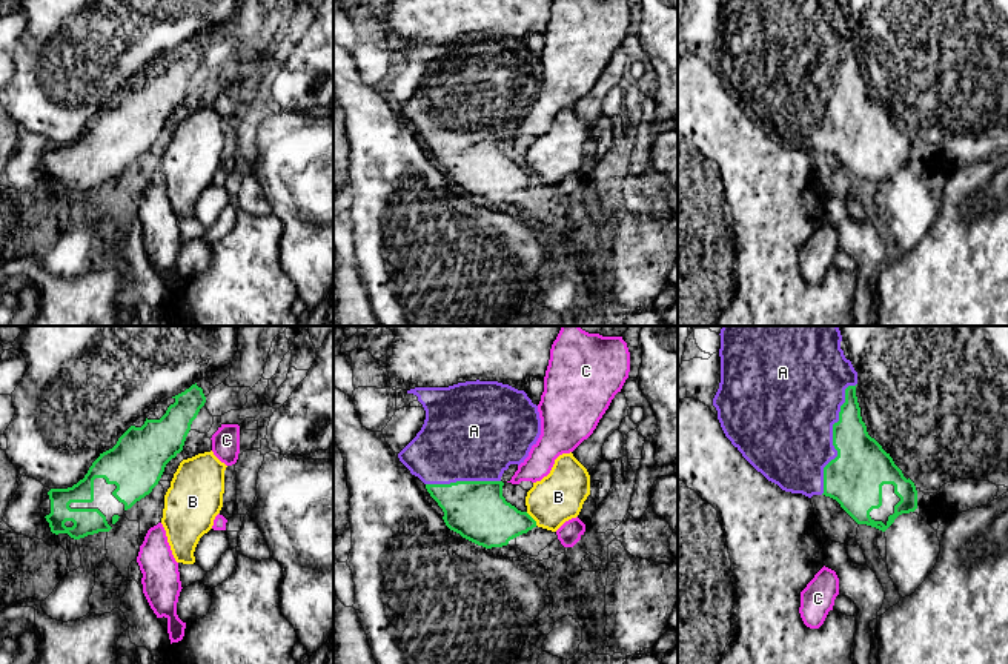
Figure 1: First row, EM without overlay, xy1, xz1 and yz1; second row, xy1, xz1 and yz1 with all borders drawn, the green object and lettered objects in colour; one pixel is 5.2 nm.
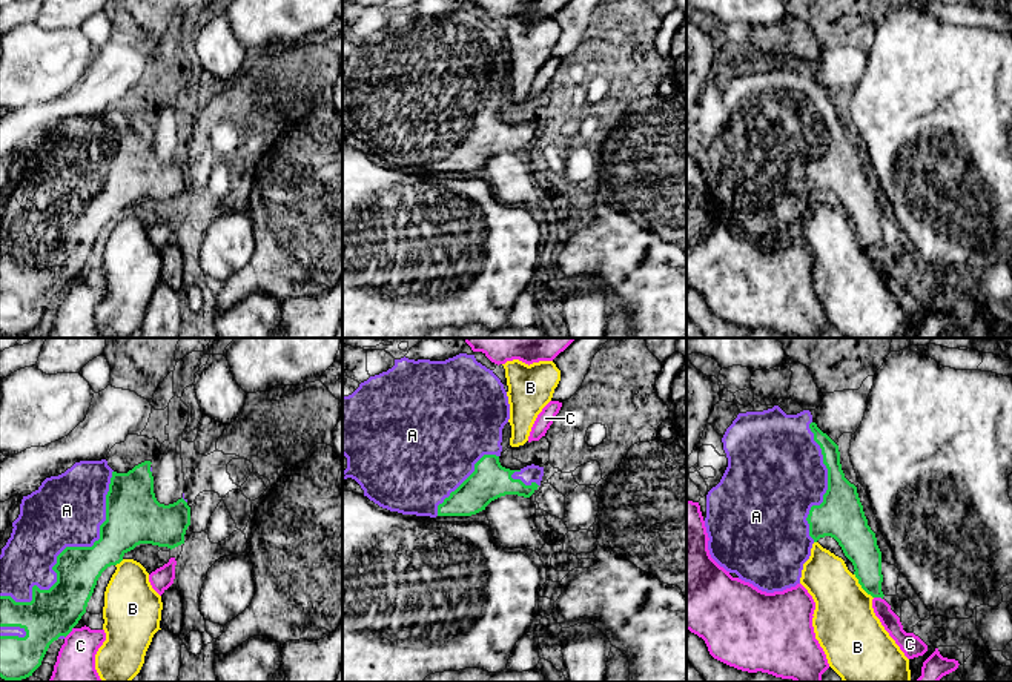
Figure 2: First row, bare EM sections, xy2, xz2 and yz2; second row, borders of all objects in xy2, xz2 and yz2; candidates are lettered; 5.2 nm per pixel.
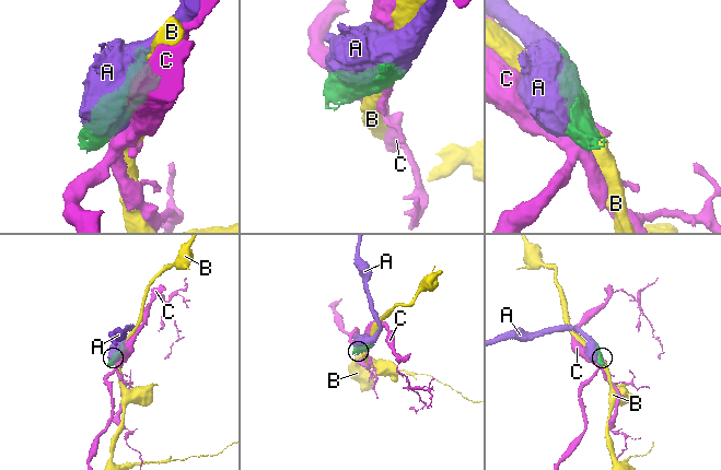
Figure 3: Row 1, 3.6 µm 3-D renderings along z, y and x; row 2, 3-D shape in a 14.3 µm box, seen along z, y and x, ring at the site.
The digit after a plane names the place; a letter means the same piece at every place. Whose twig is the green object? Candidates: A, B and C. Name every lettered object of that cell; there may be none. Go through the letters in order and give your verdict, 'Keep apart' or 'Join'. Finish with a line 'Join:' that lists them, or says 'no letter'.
A: Join
B: Keep apart
C: Keep apart
Join: A

